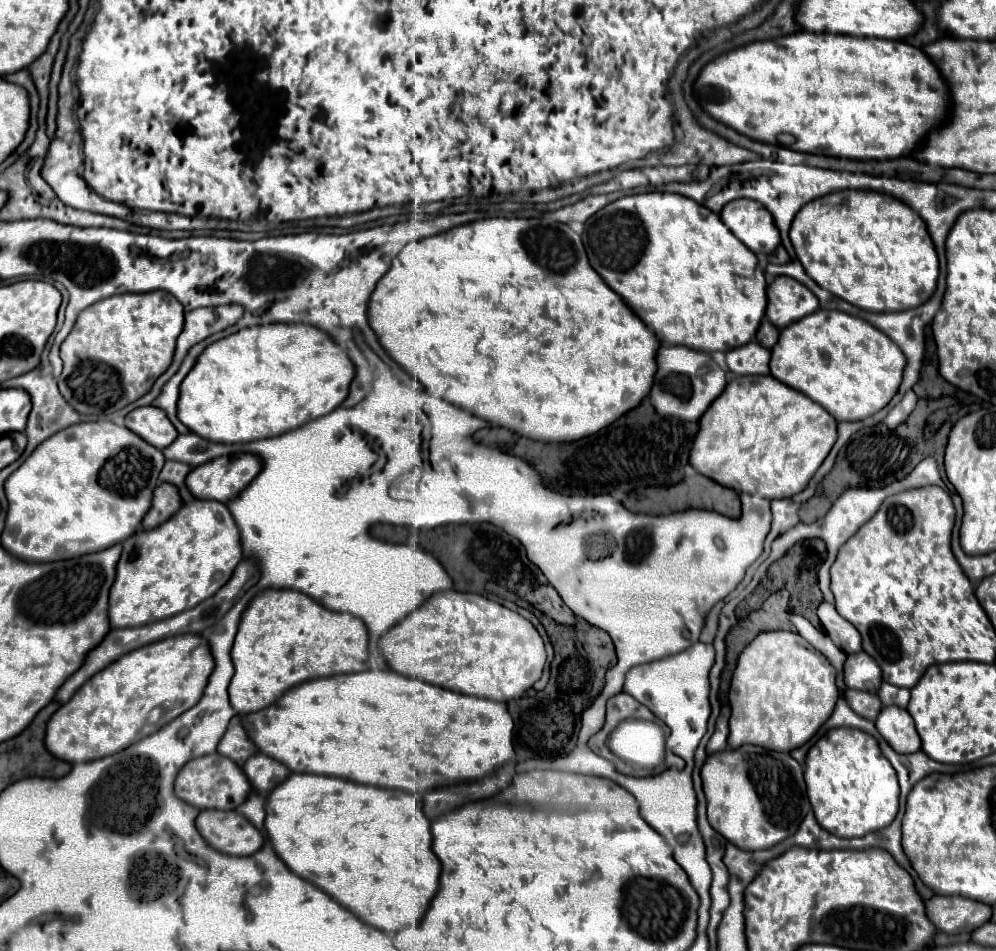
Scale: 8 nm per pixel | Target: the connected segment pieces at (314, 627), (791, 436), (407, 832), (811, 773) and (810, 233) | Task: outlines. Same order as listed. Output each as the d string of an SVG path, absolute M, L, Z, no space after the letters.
M265 588L261 590L241 614L239 630L235 636L235 644L231 650L235 676L229 684L229 700L235 712L255 712L273 704L283 692L289 688L319 678L319 676L333 676L341 672L359 672L367 670L367 628L363 620L343 612L331 612L323 608L313 598L305 596L299 590L289 588Z
M735 376L727 386L725 386L725 390L723 390L723 394L721 396L717 396L713 402L711 402L711 406L707 408L707 412L703 414L703 418L699 420L699 430L697 430L697 434L695 434L695 440L693 440L693 446L691 446L691 452L689 452L689 464L697 470L697 472L701 472L703 476L707 476L707 478L711 478L711 480L715 480L717 484L723 484L723 486L727 486L727 488L735 488L735 491L739 493L739 497L741 500L741 512L743 512L743 504L745 504L745 498L747 496L759 496L759 498L767 498L769 500L769 510L770 504L773 499L787 498L787 496L793 496L795 492L801 492L805 486L807 486L807 482L811 480L811 476L817 472L817 468L821 466L821 462L825 460L825 456L829 454L829 450L833 448L833 444L835 444L835 436L837 436L837 422L835 422L835 418L831 418L831 414L829 412L825 412L825 408L821 408L817 402L813 402L811 398L807 398L805 394L801 394L801 392L795 392L793 388L789 388L789 386L785 386L783 382L779 382L779 380L775 380L773 376Z
M291 772L277 788L273 788L267 794L267 802L265 802L265 828L267 834L271 838L271 844L277 852L277 856L285 862L285 866L301 876L303 880L315 884L317 888L321 888L323 892L327 892L329 896L337 898L337 902L341 906L345 906L347 910L351 910L353 914L357 914L359 920L363 920L365 924L371 924L379 930L387 930L389 934L393 934L395 930L409 926L409 924L417 924L431 898L437 892L439 886L439 872L441 872L441 864L437 860L437 856L431 850L431 832L429 832L429 820L425 818L423 810L421 810L421 798L417 794L405 792L405 790L391 790L391 788L377 788L377 786L367 786L367 784L357 784L351 780L343 780L343 778L333 778L333 776L319 776L319 774L299 774L299 772Z
M833 728L823 738L819 738L817 744L811 746L805 760L805 782L807 782L807 796L817 822L827 832L839 838L855 838L885 828L887 824L891 824L891 820L899 810L899 784L895 770L883 756L877 740L867 732L859 732L853 728Z
M841 190L815 198L793 218L789 238L805 272L821 288L869 312L915 308L937 286L939 262L923 220L887 194Z

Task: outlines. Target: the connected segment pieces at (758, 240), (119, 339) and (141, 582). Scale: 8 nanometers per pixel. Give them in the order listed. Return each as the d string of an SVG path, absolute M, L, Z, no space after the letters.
M733 200L721 210L723 224L755 254L771 254L779 244L779 230L771 214L751 200Z
M165 290L147 294L119 294L85 308L67 340L61 344L63 372L59 390L63 398L81 414L111 414L147 394L153 382L171 366L177 336L183 330L183 306Z
M193 500L191 504L183 504L181 510L175 516L171 516L171 520L167 520L167 524L161 524L151 532L137 532L123 542L123 554L117 564L115 582L109 590L107 616L111 628L135 628L195 608L229 582L241 558L243 552L239 528L223 502Z

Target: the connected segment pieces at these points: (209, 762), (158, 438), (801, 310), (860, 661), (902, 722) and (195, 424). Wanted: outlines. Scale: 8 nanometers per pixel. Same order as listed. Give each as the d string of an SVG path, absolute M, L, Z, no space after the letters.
M207 754L201 758L193 758L179 770L177 780L175 780L175 794L183 802L187 802L199 810L203 810L203 808L233 810L247 798L249 792L251 792L251 784L247 780L247 776L243 776L243 770L233 760L229 760L221 754Z
M157 406L135 408L125 416L125 426L159 450L167 448L177 438L173 424L167 420L165 412L159 410Z
M777 276L767 286L767 310L765 316L777 328L785 328L787 324L815 312L819 306L817 298L811 290L807 290L801 282L789 276Z
M865 652L849 654L843 664L843 680L847 688L865 690L865 692L875 694L881 684L881 670L875 664L875 660L867 656Z
M883 706L875 726L879 734L895 746L897 752L917 752L921 750L921 740L915 730L915 722L911 720L911 714L905 708L899 706Z
M269 324L243 328L203 350L197 364L181 382L177 416L191 432L209 442L237 444L273 438L333 412L347 398L353 374L355 370L347 352L317 328L307 324Z

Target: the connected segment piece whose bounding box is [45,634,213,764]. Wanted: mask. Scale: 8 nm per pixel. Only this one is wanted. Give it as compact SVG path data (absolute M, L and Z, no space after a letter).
M183 634L147 644L97 672L49 720L45 748L69 764L91 762L117 754L155 734L159 728L189 710L203 696L213 658L199 634Z

